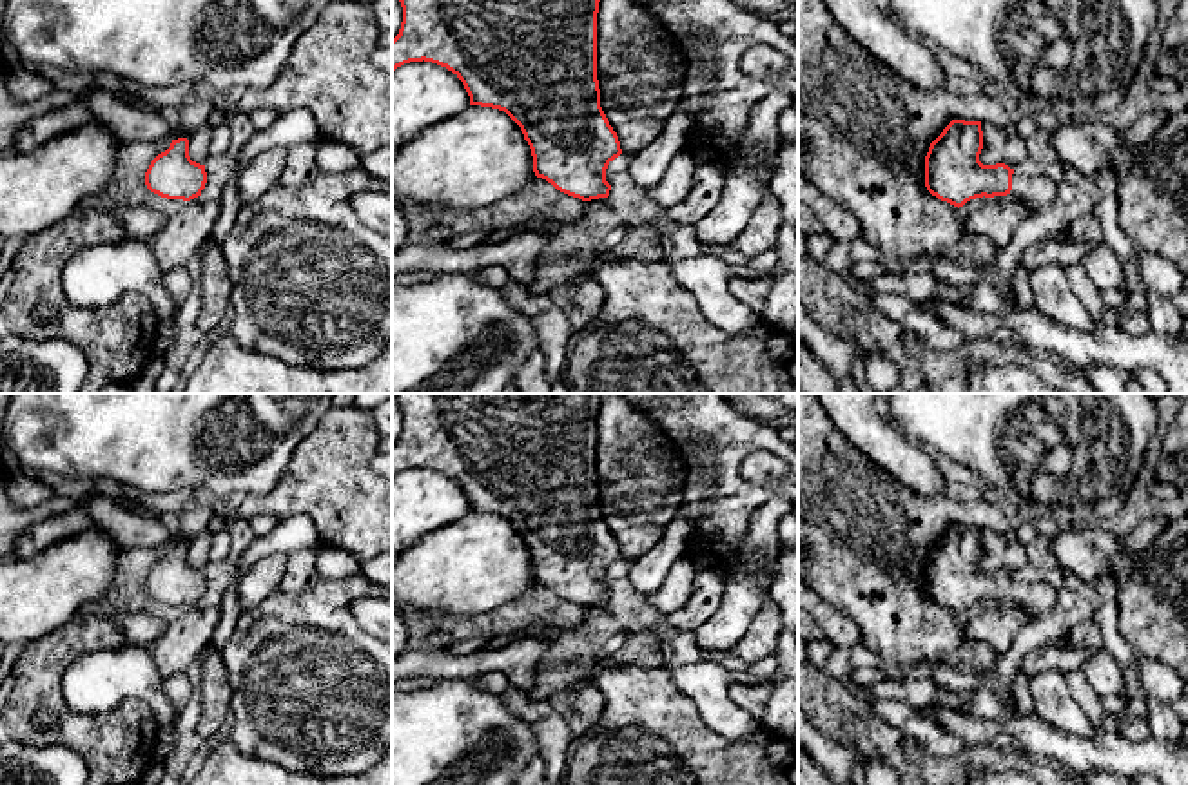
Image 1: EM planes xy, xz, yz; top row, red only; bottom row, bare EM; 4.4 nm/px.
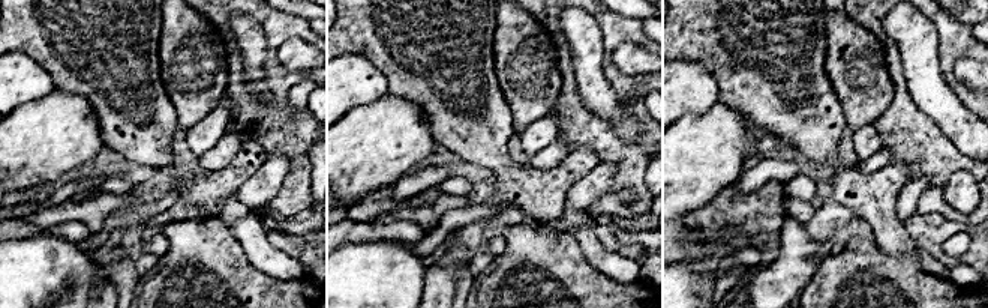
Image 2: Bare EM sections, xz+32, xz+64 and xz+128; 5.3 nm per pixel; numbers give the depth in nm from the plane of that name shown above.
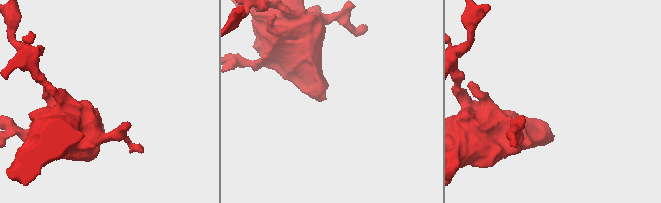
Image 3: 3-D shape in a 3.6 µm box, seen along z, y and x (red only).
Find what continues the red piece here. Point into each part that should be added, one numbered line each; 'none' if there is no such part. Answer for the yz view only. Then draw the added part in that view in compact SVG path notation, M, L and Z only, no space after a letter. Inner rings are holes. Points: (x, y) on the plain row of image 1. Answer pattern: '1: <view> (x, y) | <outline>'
1: yz (1041, 595) | M1021 575L1012 580L1014 606L1021 609L1048 611L1056 602L1057 589L1047 580L1030 584Z

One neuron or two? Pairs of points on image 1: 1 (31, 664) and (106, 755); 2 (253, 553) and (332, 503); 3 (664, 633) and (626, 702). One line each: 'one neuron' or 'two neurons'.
1: one neuron
2: two neurons
3: two neurons

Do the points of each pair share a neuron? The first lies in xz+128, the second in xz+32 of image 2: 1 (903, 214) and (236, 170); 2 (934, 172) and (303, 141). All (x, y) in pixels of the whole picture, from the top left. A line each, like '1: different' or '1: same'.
1: different
2: same

